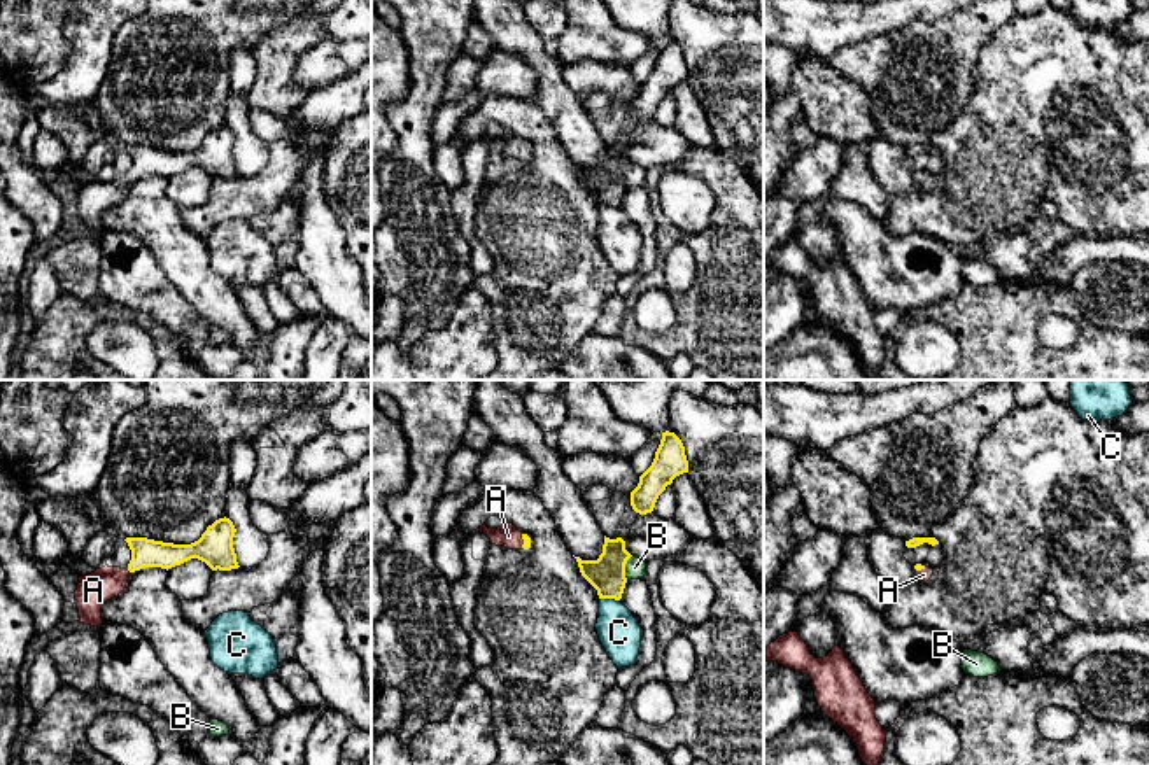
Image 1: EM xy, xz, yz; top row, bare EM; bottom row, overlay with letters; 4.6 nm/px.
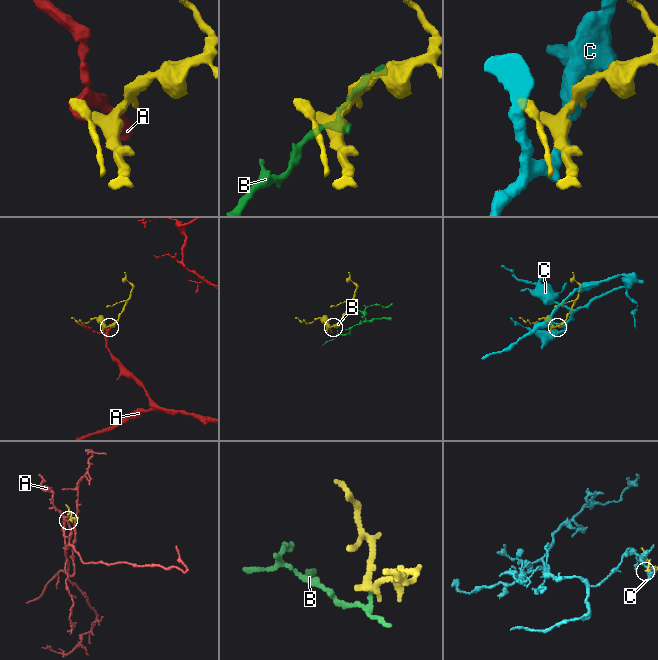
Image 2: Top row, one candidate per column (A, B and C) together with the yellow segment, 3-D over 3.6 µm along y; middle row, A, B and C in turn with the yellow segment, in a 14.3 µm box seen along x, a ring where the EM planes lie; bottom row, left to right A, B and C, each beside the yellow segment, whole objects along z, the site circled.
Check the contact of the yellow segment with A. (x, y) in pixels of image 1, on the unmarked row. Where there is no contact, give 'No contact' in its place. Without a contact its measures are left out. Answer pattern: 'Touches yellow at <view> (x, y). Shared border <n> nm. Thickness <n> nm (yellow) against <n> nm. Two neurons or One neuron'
Touches yellow at xz (524, 149). Shared border 60 nm. Thickness 40 nm (yellow) against 110 nm. One neuron

